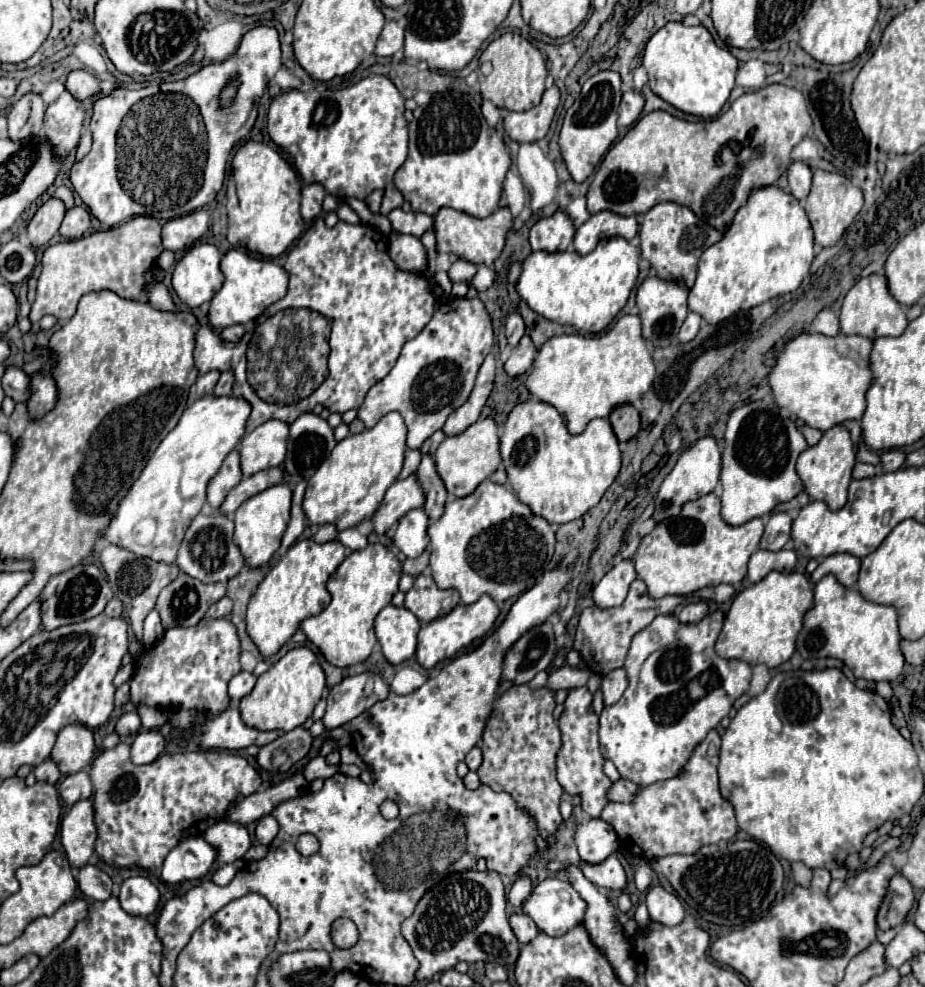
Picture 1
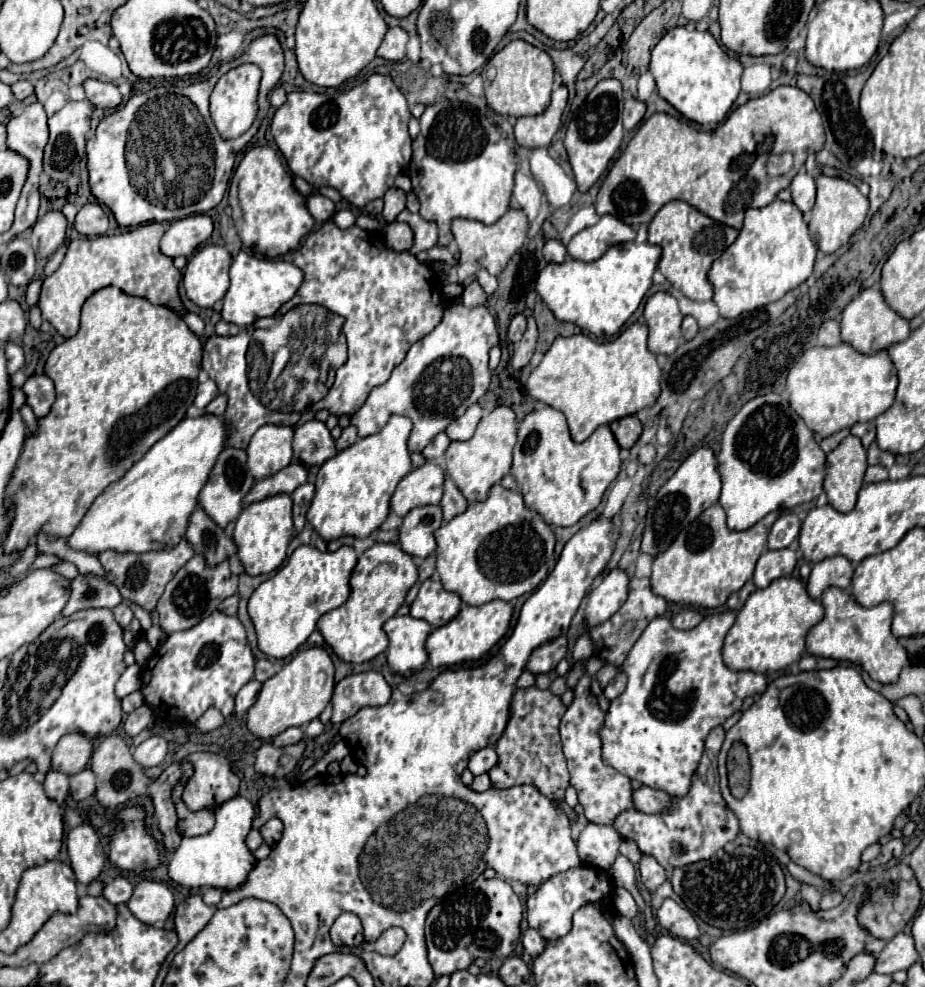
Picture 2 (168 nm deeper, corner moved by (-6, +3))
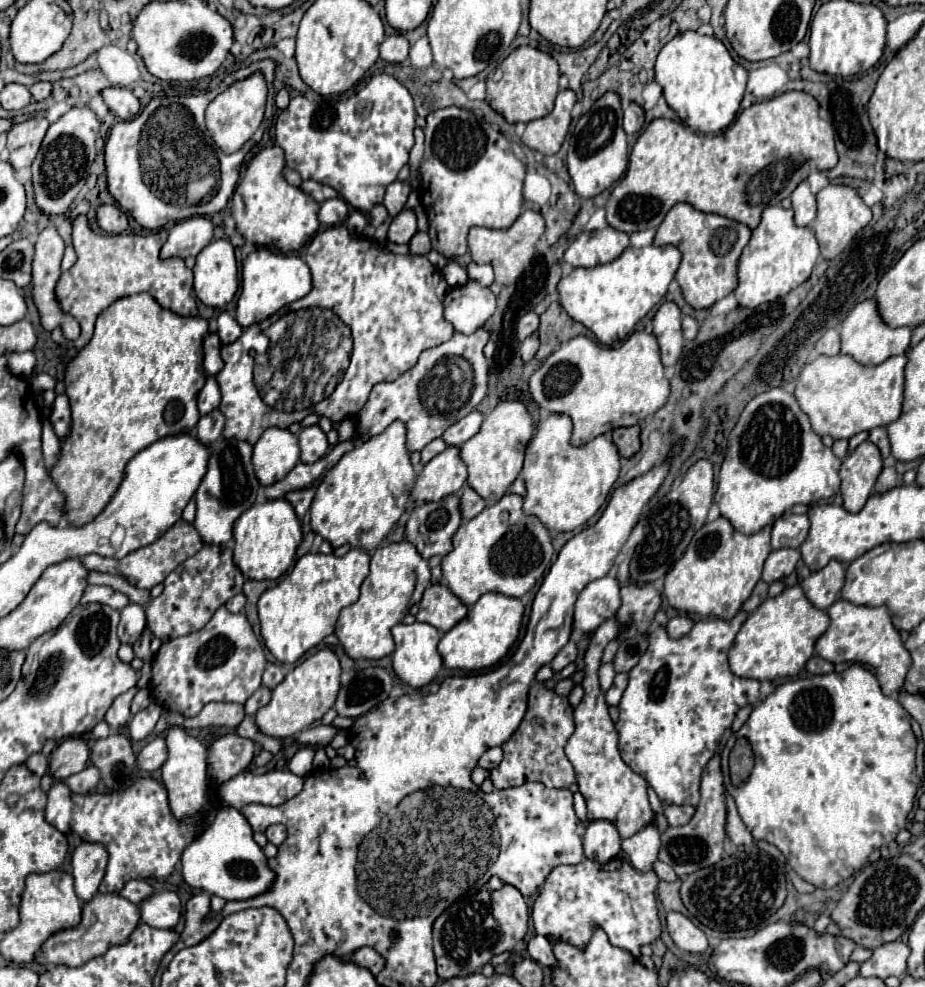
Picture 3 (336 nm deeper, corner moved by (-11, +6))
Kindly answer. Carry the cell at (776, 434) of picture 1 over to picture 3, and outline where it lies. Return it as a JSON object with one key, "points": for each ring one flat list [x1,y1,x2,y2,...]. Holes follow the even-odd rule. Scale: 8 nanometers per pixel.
{"points":[[773,388,753,398,733,428,719,472,715,504,735,530,755,534,795,504,815,504,837,494,839,468,841,460,823,446,795,396]]}

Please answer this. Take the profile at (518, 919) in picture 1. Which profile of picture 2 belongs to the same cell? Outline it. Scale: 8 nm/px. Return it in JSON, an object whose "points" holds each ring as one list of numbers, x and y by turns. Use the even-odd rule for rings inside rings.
{"points":[[528,929,522,937,522,943,530,957,536,957,536,953,542,953,542,949,546,947,546,939,536,929]]}

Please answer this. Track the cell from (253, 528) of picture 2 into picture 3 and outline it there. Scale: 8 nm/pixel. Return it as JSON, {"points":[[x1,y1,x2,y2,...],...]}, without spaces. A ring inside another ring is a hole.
{"points":[[267,500,265,504,253,504,239,516,233,528,233,560,235,566,251,580,277,580,293,564,297,546,303,540,301,524,295,516,293,506,281,500]]}

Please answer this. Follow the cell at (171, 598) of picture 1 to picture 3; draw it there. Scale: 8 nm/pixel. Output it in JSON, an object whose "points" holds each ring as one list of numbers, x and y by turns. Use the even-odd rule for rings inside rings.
{"points":[[203,546,195,556,187,558,181,566,177,566,167,578,165,578,165,588,157,598,151,598,147,590,139,590,131,584,125,582,121,576,111,576,111,574,101,574,101,572,91,572,89,574,89,584,105,584,111,586,123,594,129,596,131,602,137,602,145,608,147,616,147,628,153,632,155,638,159,640,169,640,177,636,185,636,191,632,201,630,215,610,223,606,229,598,241,592,245,578,239,572,239,568,233,564,233,552,225,546]]}

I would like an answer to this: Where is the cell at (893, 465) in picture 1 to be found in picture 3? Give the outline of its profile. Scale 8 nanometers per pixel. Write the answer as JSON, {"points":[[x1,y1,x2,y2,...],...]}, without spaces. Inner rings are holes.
{"points":[[875,428,875,430,871,430,871,432,869,432,869,440,881,450,883,458,887,458,887,456,891,454,891,450,889,450,889,438,887,438,887,430,885,430,885,428]]}

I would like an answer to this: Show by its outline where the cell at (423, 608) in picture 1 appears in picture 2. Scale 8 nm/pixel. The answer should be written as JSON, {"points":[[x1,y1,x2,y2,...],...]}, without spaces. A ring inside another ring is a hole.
{"points":[[430,577,420,585,418,597,410,605,410,615,428,621,432,627,440,627,456,617,460,605,462,599,458,593,446,591,436,577]]}

